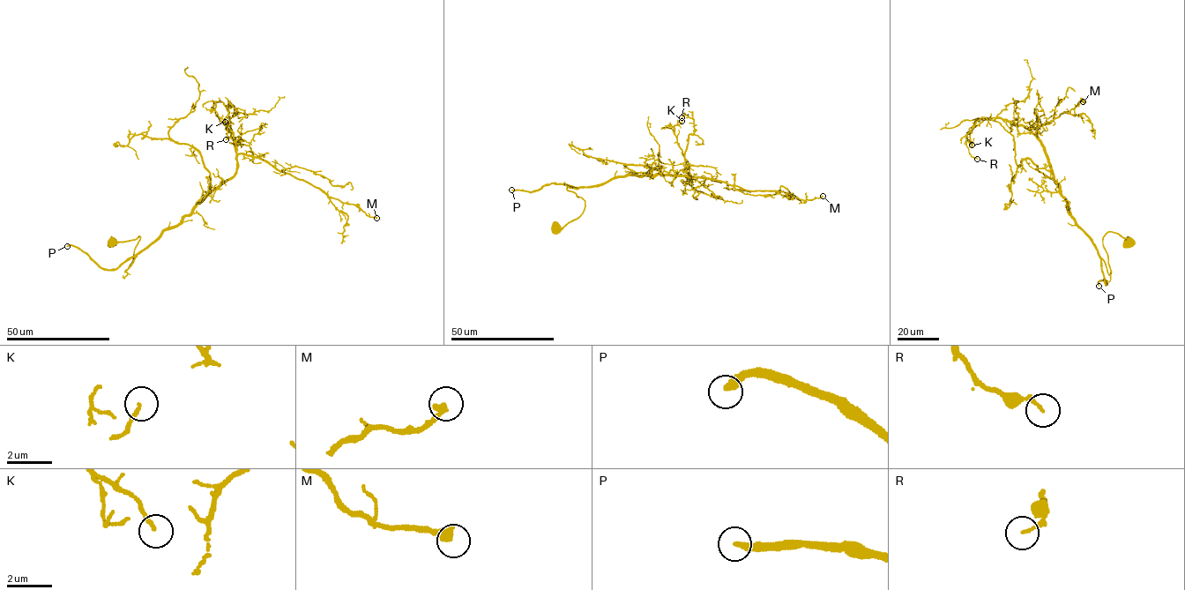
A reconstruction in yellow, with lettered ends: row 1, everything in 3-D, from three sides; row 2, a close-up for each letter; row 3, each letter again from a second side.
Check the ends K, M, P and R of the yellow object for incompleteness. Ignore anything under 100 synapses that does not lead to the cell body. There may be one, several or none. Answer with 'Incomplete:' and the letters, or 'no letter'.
Incomplete: P

